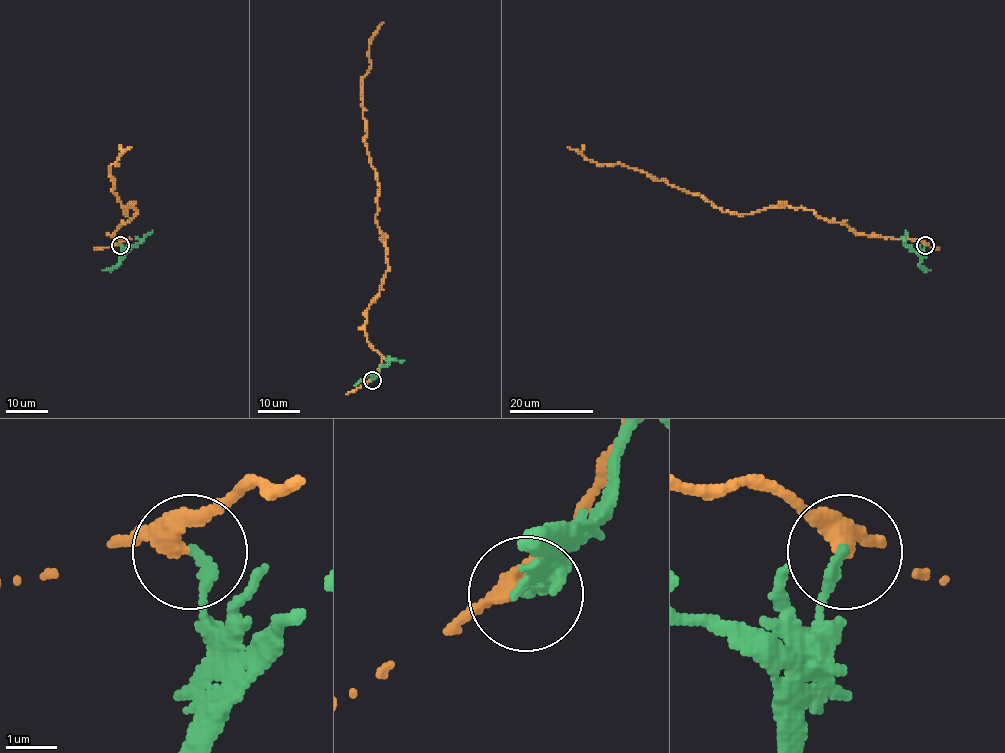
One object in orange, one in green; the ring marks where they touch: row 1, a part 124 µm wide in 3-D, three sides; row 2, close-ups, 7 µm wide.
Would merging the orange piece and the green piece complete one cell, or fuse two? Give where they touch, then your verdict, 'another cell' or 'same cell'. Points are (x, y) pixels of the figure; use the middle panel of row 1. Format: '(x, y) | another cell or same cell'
(372, 380) | another cell

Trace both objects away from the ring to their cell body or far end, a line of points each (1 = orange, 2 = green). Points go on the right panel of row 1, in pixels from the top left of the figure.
1: (925, 245), (855, 233), (800, 207), (722, 211), (664, 180), (617, 163), (597, 164), (568, 147)
2: (925, 245), (922, 251), (912, 251), (905, 243), (905, 231)

